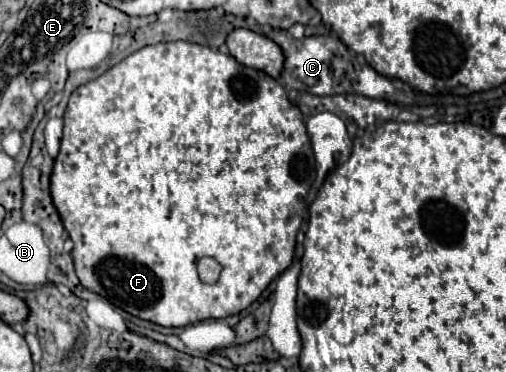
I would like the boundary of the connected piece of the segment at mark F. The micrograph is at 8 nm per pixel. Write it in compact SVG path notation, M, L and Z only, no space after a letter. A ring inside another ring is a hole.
M174 41L138 49L136 53L128 55L118 65L110 67L106 73L78 87L70 95L68 109L64 113L64 135L60 141L60 153L54 161L52 171L52 199L56 209L60 211L62 223L70 239L74 241L74 267L80 283L86 289L102 295L112 305L124 309L134 317L146 319L162 327L186 327L204 319L224 319L244 311L262 295L262 291L270 285L274 277L278 277L290 267L294 259L296 233L302 223L300 209L314 179L316 161L302 111L296 103L288 99L276 79L268 77L264 71L238 63L234 57L224 55L218 49ZM204 255L216 257L222 265L222 273L216 285L204 285L198 279L196 261Z

